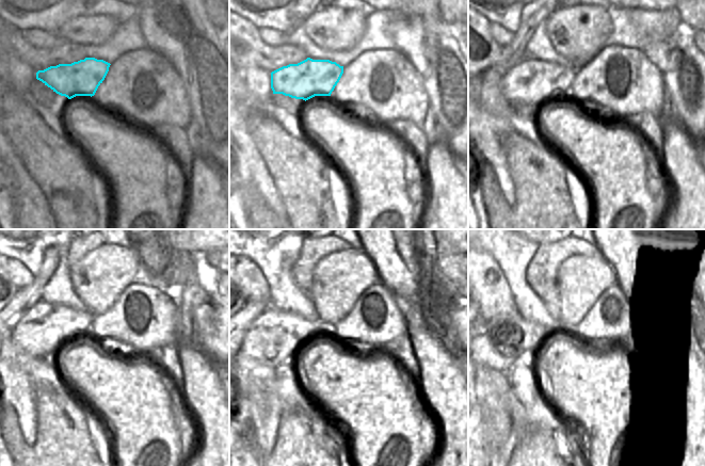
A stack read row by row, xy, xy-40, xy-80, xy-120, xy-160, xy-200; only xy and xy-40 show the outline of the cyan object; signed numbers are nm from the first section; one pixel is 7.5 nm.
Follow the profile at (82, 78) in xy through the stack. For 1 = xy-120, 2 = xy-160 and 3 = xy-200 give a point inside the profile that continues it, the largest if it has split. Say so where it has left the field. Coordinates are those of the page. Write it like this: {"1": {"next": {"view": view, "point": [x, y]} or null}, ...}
{"1": {"next": {"view": "xy-120", "point": [45, 326]}}, "2": {"next": {"view": "xy-160", "point": [273, 338]}}, "3": {"next": {"view": "xy-200", "point": [498, 349]}}}

